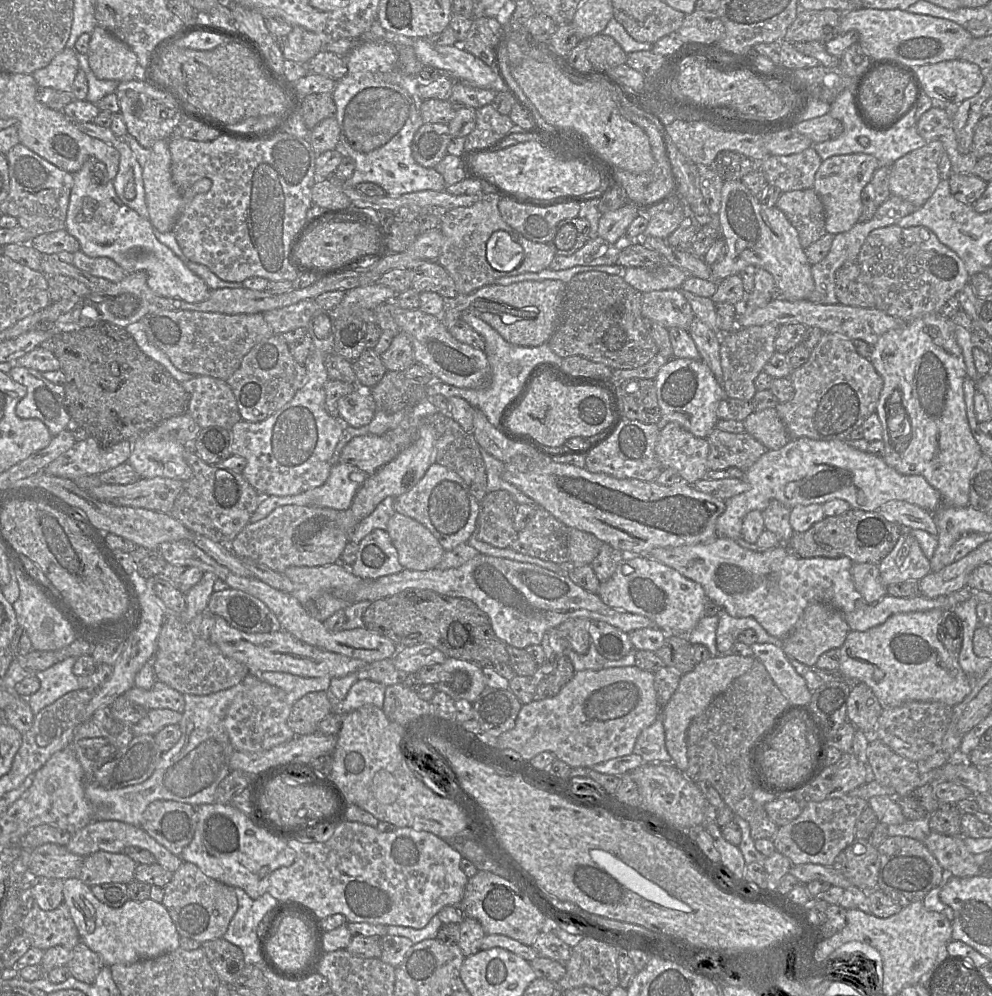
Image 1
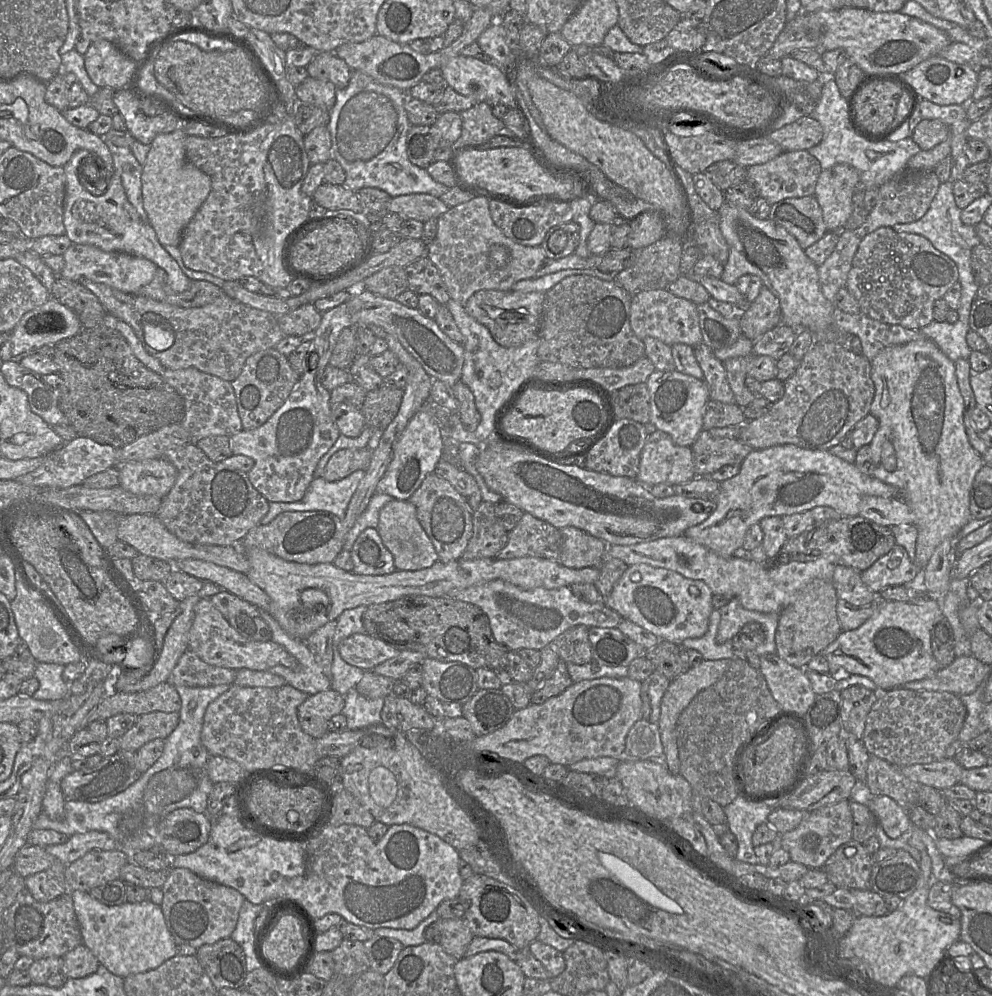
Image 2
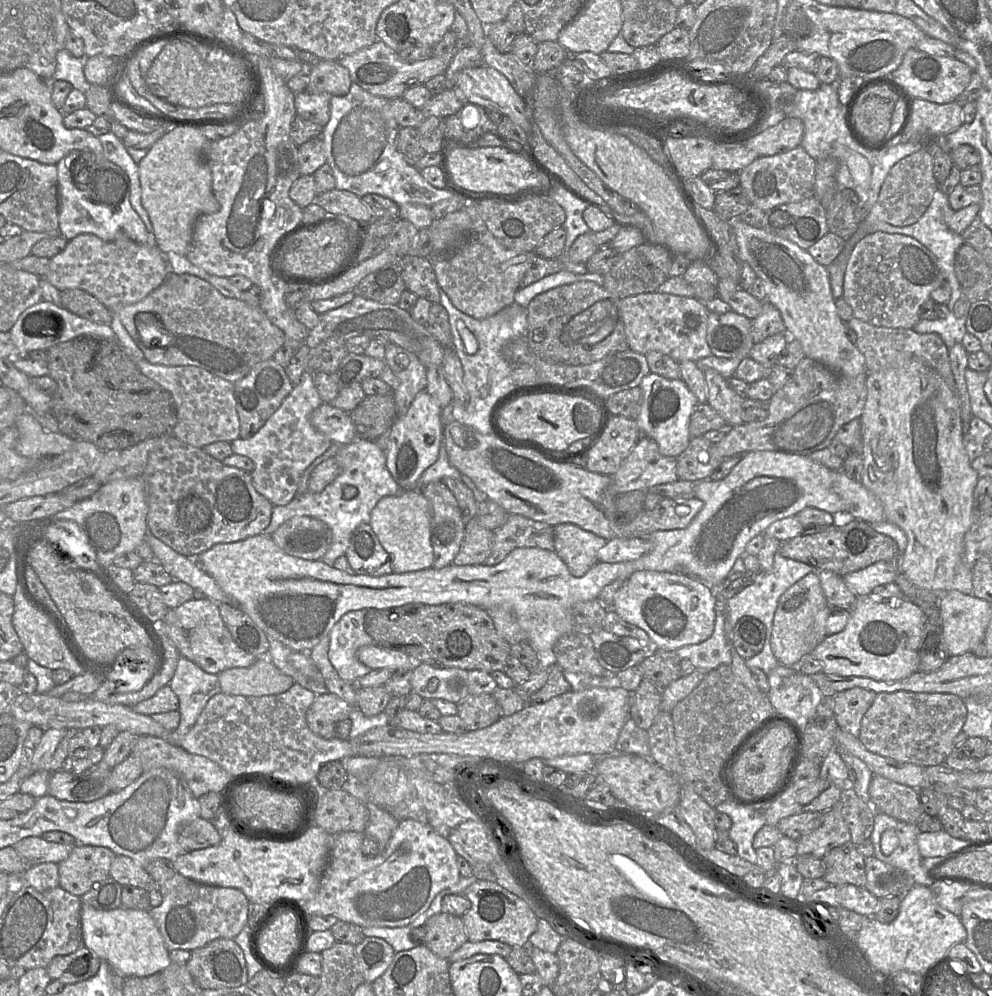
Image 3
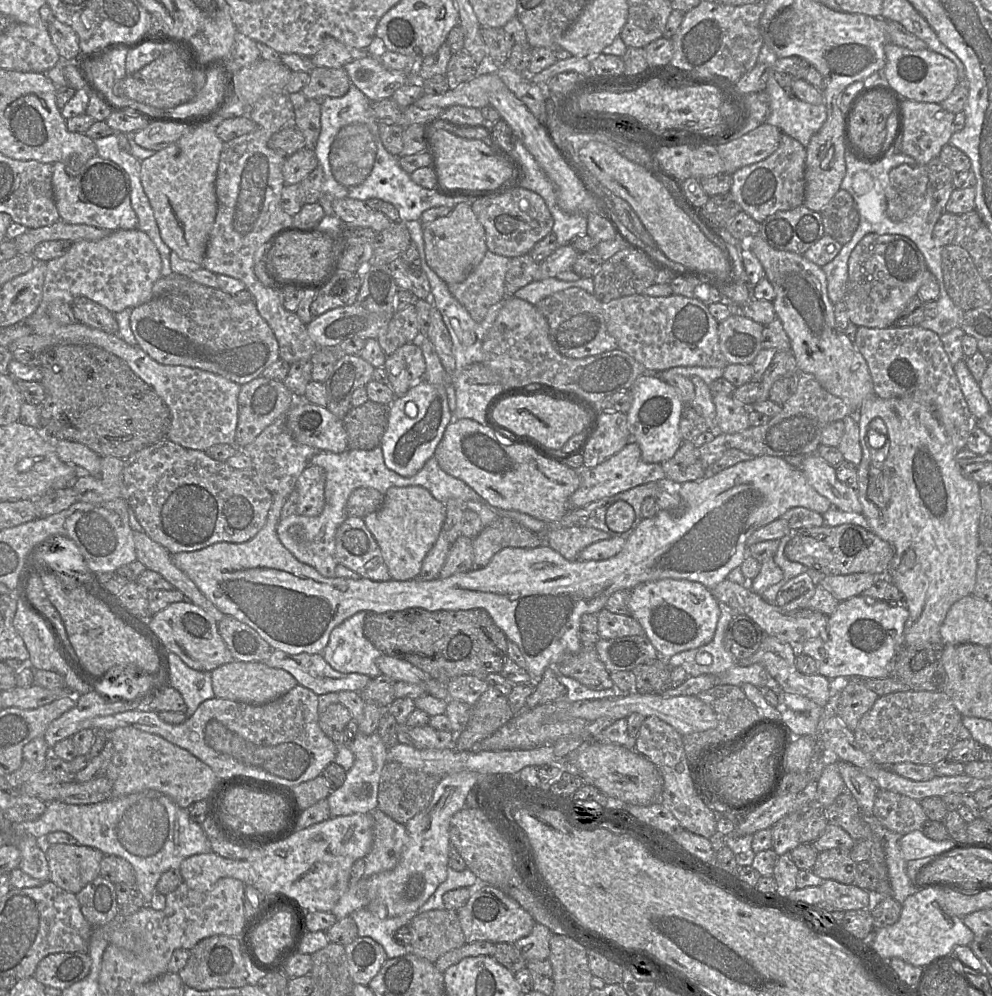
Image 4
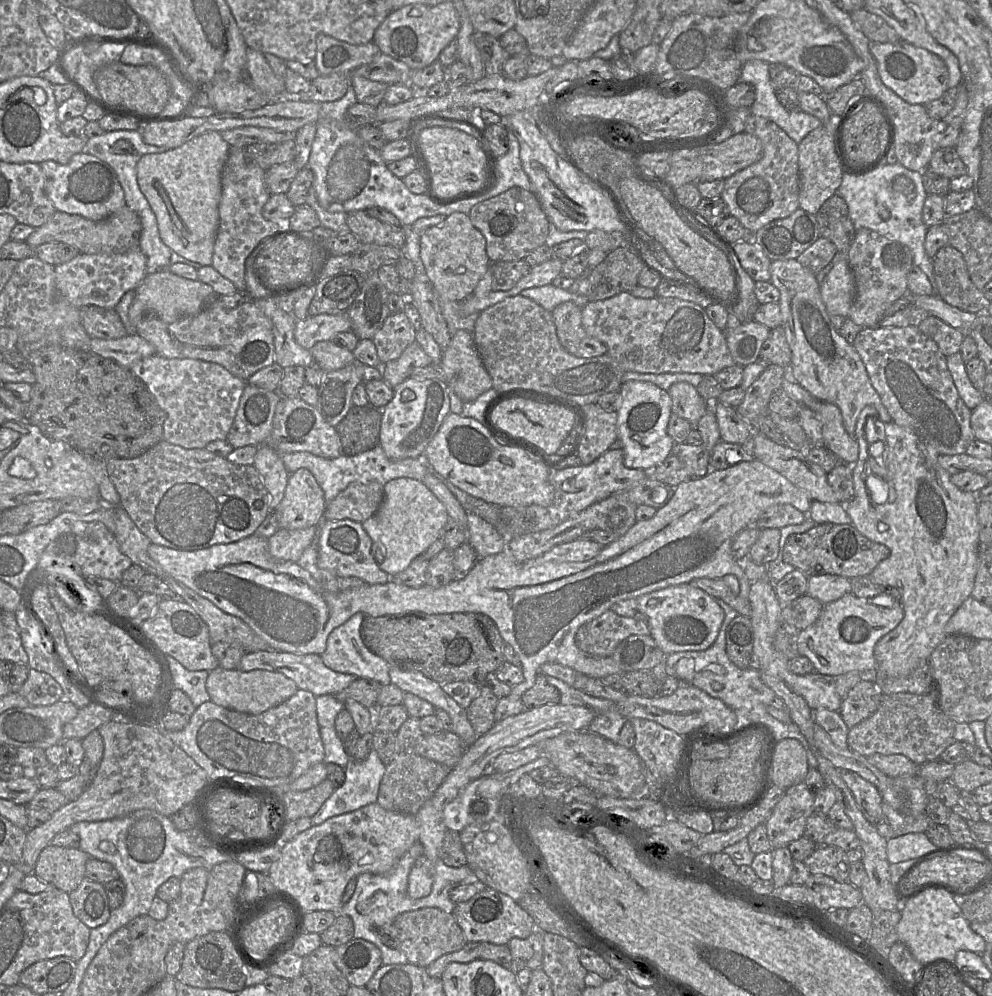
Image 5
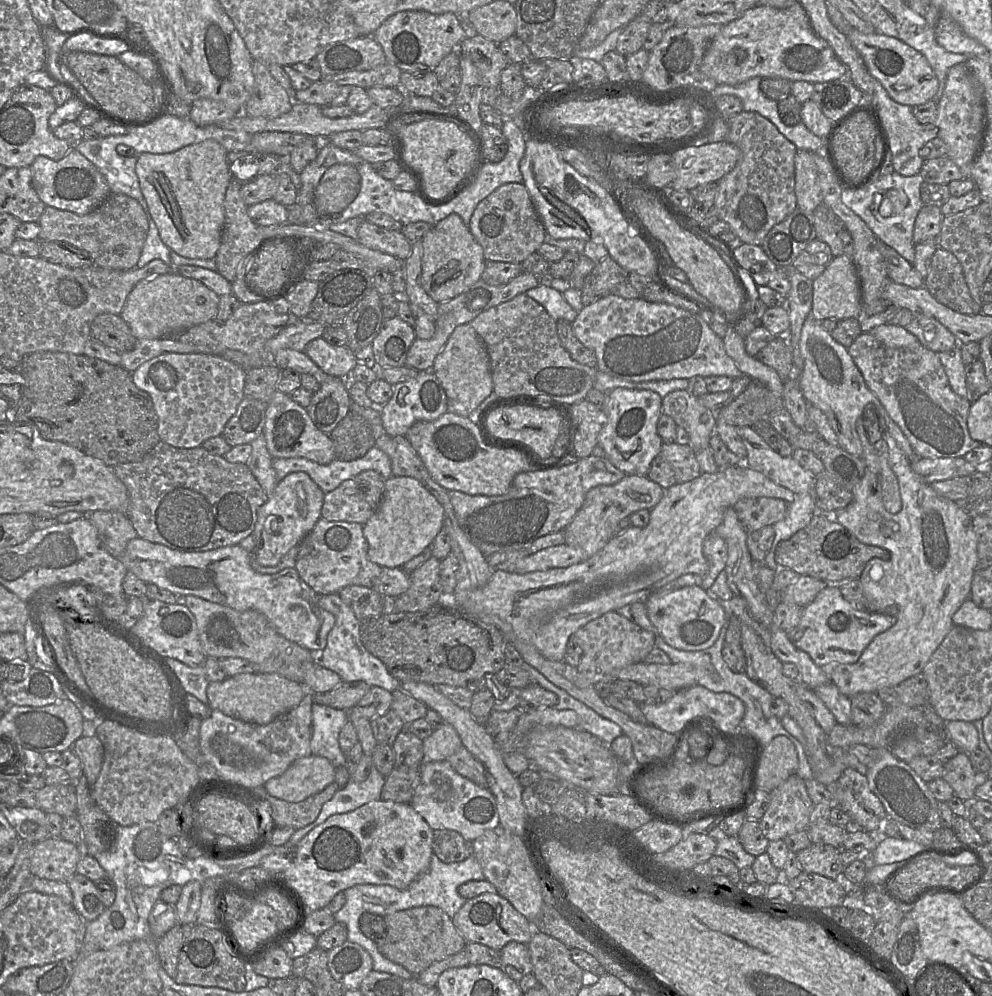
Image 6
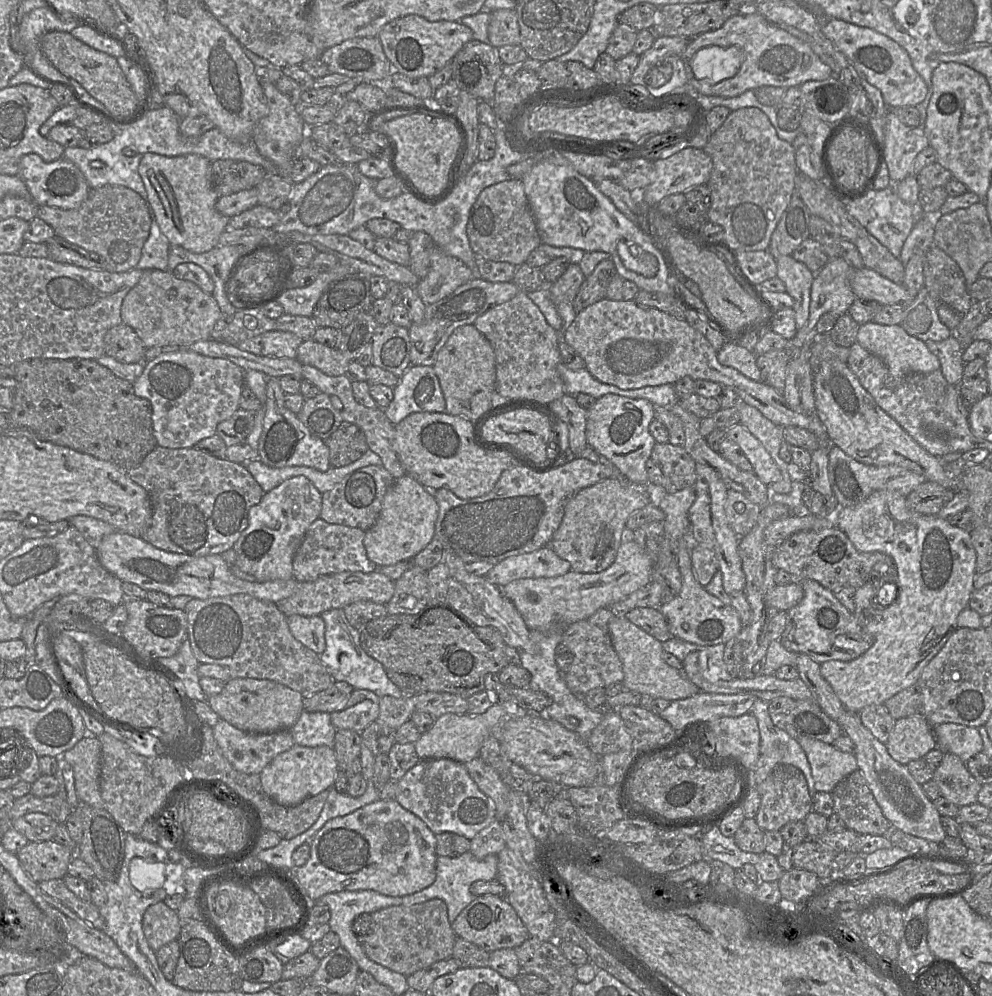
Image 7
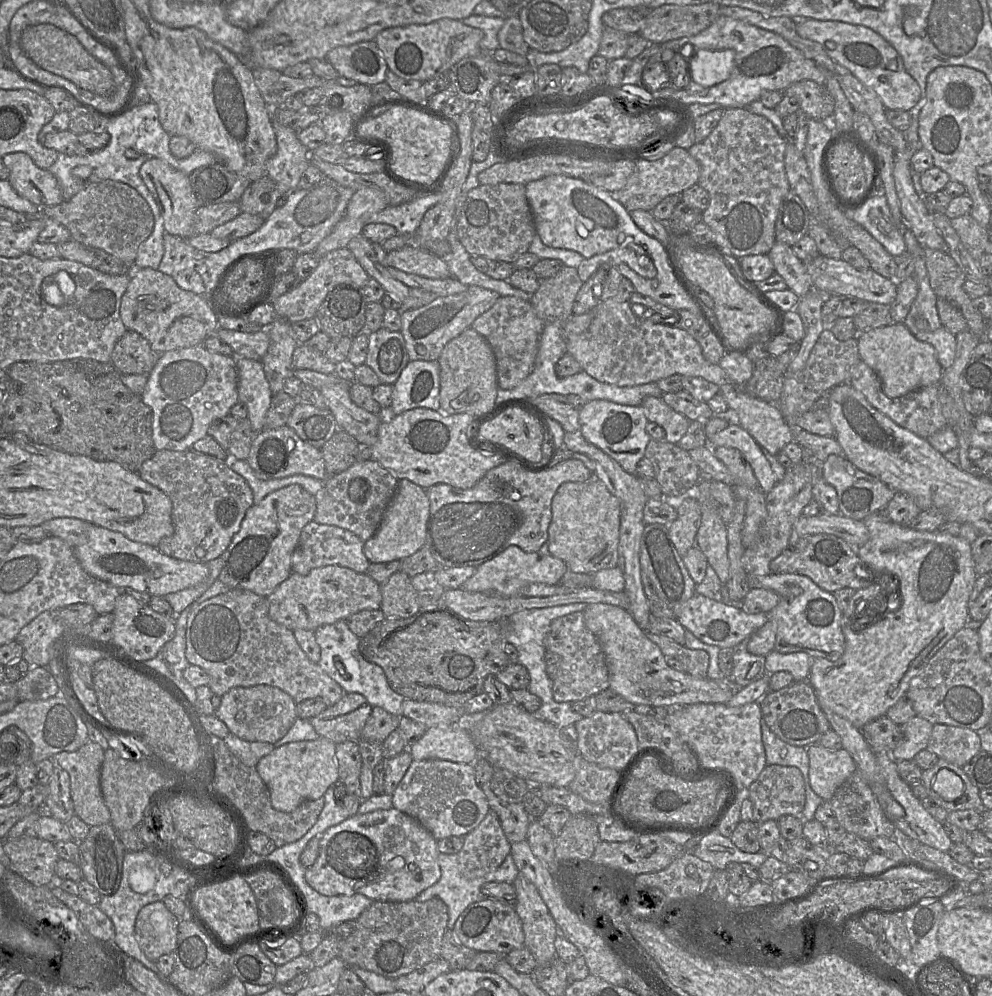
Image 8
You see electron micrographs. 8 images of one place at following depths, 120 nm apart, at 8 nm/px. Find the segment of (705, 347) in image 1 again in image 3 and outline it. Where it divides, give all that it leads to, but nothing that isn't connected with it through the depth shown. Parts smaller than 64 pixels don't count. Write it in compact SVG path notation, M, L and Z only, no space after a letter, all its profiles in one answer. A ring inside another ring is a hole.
M708 368L703 373L707 384L707 403L725 420L728 428L743 424L744 396L732 390L727 379L716 370Z

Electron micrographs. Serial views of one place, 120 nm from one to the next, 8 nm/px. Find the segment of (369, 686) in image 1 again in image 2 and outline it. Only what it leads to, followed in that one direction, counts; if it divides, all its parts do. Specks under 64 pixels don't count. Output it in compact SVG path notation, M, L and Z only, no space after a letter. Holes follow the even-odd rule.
M355 687L344 695L342 715L346 717L347 729L357 730L381 723L384 698L368 699L358 693Z

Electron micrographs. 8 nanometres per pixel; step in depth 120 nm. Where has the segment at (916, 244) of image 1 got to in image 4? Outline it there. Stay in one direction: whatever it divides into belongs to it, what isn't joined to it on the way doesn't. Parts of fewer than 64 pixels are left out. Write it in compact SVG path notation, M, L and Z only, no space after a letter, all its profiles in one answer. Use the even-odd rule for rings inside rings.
M869 233L853 249L848 261L848 281L844 303L850 322L868 328L895 325L909 301L932 275L917 245L900 234Z

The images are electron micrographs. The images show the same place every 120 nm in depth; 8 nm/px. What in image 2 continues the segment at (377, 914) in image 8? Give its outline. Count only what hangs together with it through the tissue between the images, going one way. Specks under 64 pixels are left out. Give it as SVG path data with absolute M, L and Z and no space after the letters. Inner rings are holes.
M439 918L440 945L456 959L465 956L466 950L474 938L464 918Z

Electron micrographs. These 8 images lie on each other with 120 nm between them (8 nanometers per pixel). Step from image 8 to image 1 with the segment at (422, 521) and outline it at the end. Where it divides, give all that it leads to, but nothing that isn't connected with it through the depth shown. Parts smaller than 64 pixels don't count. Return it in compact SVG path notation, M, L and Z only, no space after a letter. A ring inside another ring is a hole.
M394 512L386 532L406 570L428 571L438 567L445 550L434 535L418 521Z

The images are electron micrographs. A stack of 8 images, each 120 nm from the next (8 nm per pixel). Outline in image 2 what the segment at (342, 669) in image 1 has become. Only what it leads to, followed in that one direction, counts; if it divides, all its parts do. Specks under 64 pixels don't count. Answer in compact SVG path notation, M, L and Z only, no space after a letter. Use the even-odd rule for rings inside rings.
M210 598L200 599L194 607L188 648L202 661L212 666L232 670L267 671L271 667L282 665L291 670L298 670L298 661L279 644L272 640L252 641L237 632L213 605Z

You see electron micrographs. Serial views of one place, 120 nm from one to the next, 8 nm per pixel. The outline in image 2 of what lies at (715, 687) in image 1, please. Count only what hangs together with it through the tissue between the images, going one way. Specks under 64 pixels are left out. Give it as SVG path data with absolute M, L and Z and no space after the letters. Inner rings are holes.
M731 659L702 660L700 664L690 667L684 673L670 681L660 704L660 717L658 729L663 747L663 762L672 774L680 774L680 762L676 744L676 722L682 711L689 705L692 699L702 690L716 683L727 671Z

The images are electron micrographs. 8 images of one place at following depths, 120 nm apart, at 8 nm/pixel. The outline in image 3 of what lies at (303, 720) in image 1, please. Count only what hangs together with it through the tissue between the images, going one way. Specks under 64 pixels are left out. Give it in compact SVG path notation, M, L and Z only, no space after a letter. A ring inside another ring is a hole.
M326 692L316 695L306 712L306 722L309 729L324 739L335 736L335 725L349 718L351 707L337 695Z

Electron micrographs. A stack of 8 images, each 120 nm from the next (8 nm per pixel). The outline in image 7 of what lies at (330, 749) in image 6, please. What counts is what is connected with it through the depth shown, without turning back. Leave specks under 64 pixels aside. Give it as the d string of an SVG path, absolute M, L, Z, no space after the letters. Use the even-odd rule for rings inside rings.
M303 709L290 732L295 745L333 748L337 729L331 723L330 713L309 712Z

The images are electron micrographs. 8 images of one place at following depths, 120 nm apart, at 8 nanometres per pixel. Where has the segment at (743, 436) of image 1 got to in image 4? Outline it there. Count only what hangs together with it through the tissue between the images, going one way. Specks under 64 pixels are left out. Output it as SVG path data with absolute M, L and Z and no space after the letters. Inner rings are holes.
M683 442L675 455L661 466L666 479L677 484L705 477L706 468L700 459L699 447L692 442Z

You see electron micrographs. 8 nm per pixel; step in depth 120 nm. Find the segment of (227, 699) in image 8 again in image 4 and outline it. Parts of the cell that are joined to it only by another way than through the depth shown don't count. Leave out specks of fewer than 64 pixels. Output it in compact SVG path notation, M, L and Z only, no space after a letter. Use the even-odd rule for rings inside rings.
M233 661L211 671L212 688L216 698L228 699L246 704L261 705L286 694L298 682L283 669L272 668L262 661Z

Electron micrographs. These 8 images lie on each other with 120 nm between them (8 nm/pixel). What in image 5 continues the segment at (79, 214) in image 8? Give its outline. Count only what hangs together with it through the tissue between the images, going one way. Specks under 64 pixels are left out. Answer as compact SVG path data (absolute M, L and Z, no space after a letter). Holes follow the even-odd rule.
M127 205L100 221L56 211L44 225L35 228L26 243L33 249L44 243L61 242L76 247L84 254L123 254L140 249L141 233L140 217Z

